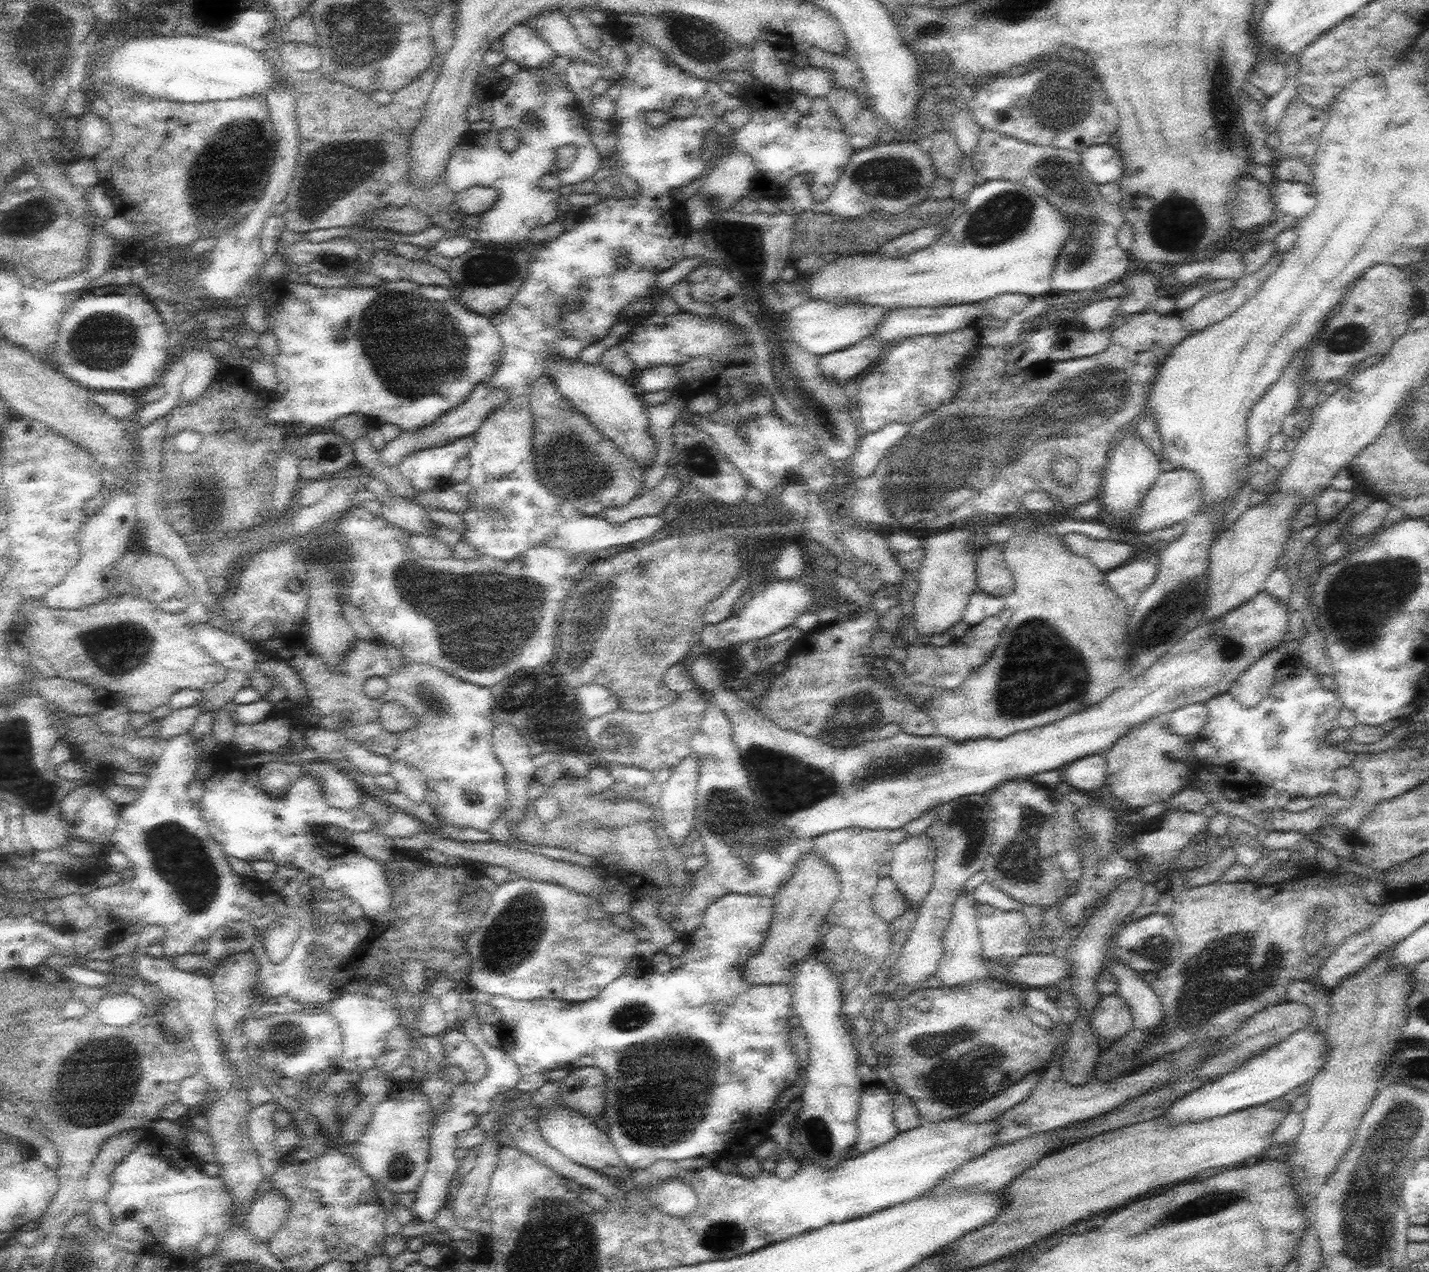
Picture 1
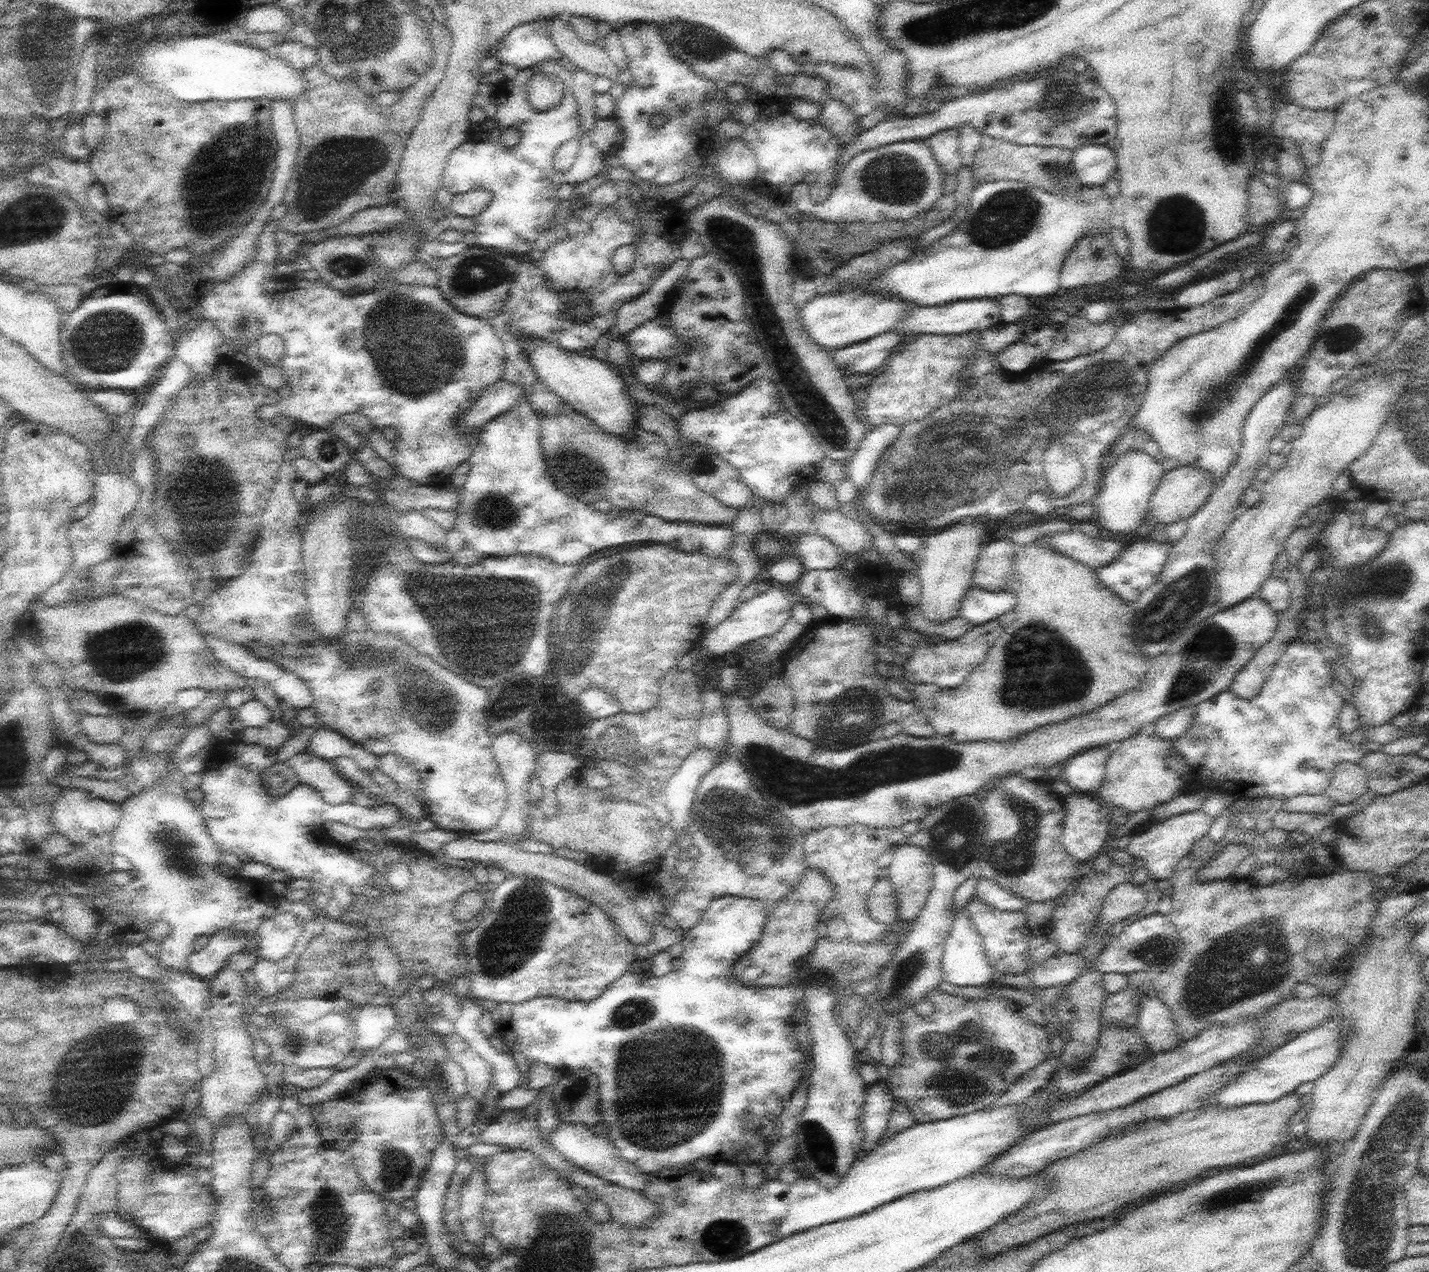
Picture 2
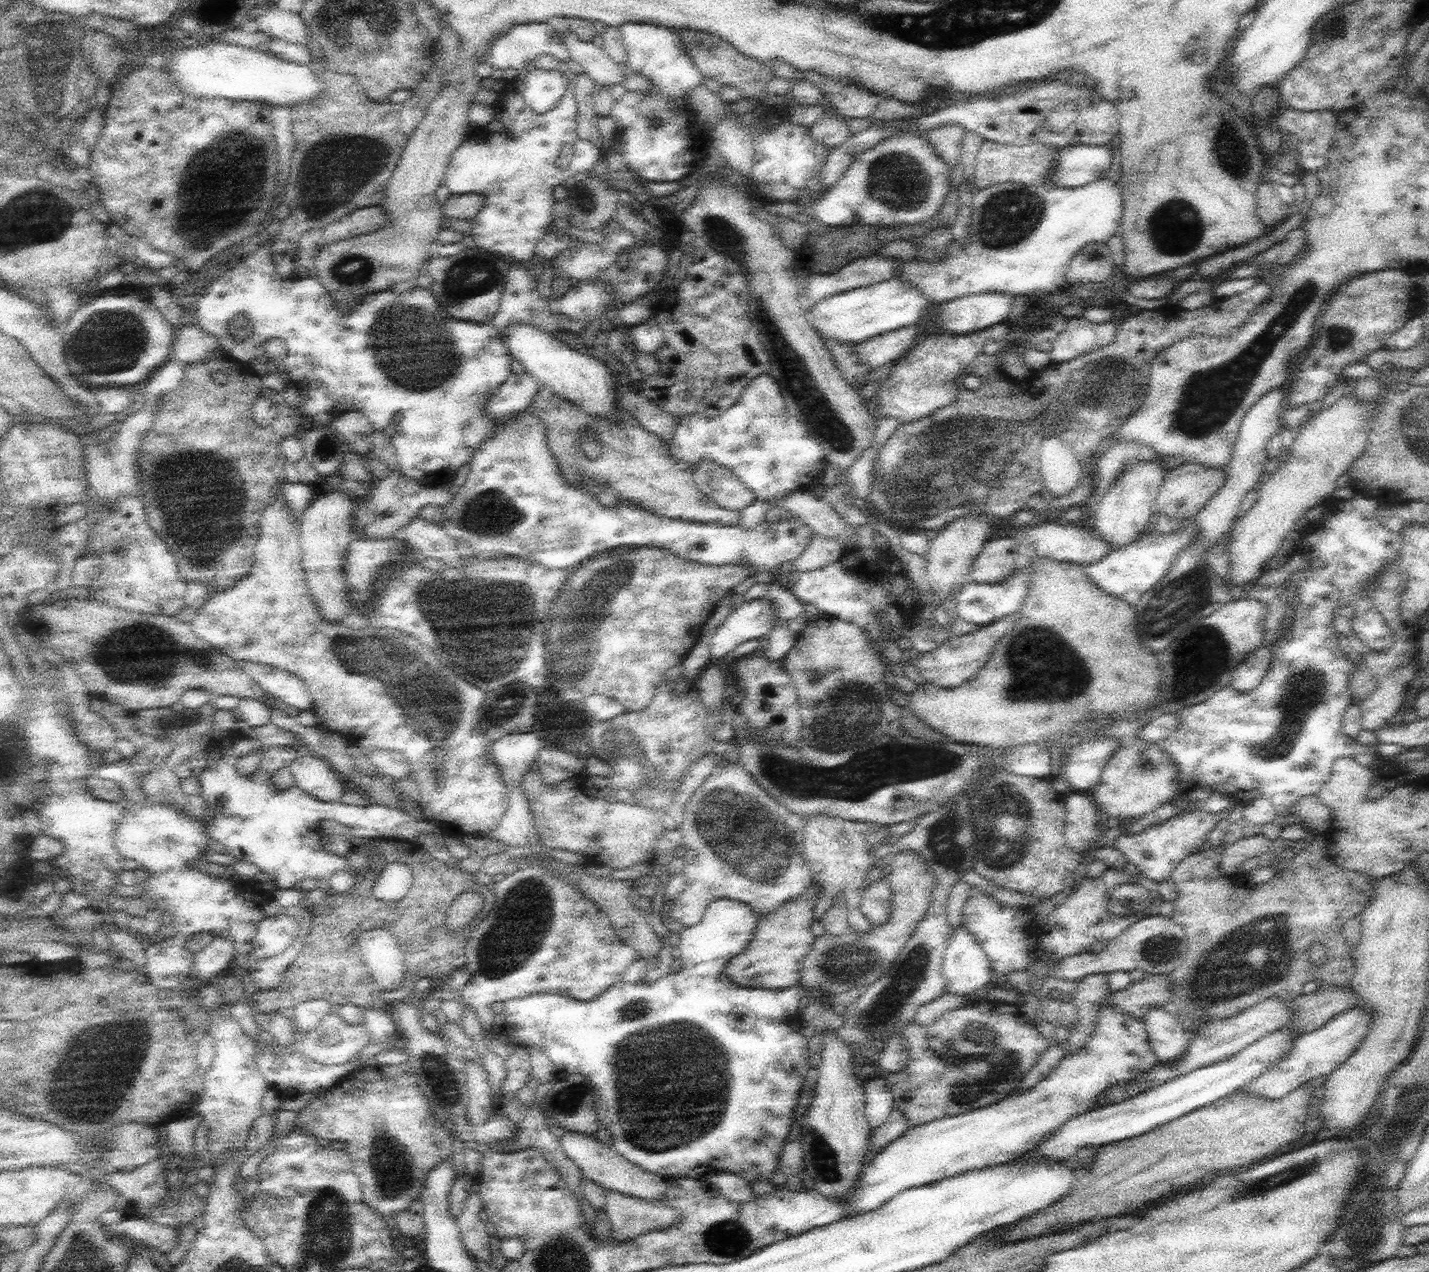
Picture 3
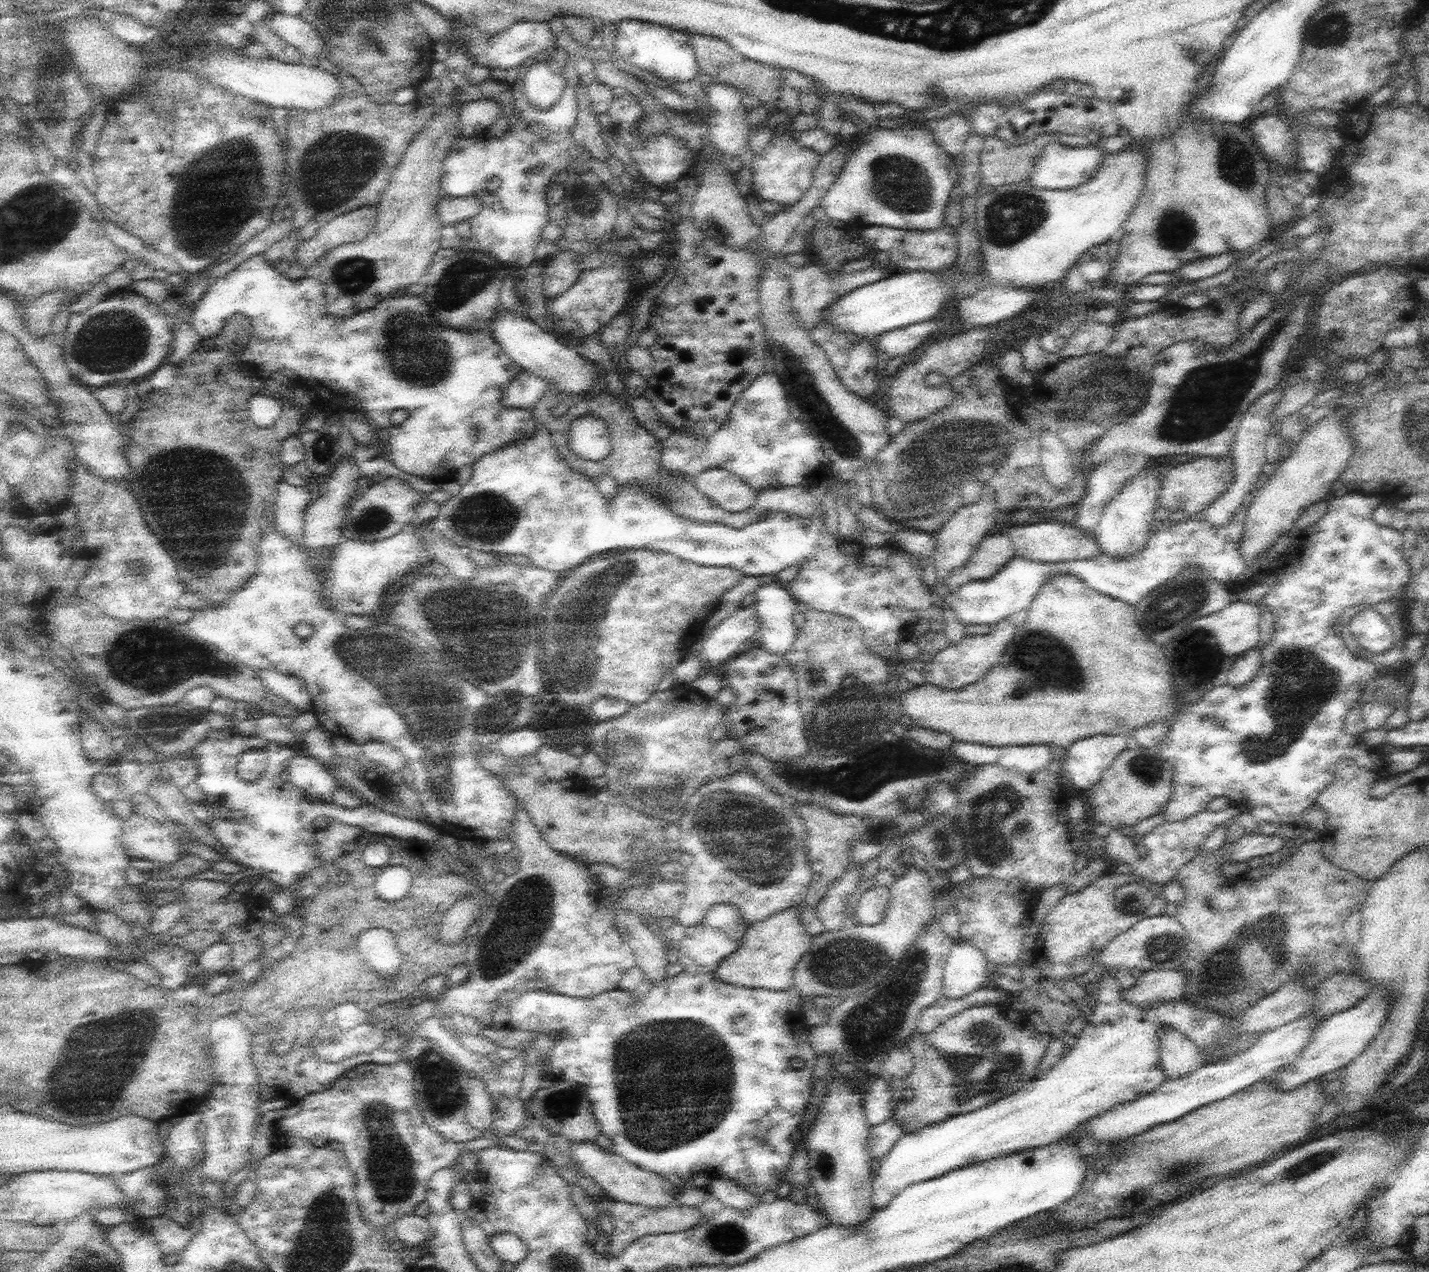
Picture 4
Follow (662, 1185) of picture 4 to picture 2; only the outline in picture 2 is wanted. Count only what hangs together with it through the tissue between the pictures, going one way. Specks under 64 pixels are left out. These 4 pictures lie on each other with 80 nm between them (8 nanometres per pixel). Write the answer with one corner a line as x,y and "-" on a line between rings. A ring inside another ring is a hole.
560,1122
558,1129
550,1133
553,1147
562,1153
570,1162
576,1166
588,1170
598,1178
603,1178
611,1184
635,1191
644,1190
650,1183
649,1174
642,1172
642,1169
634,1162
627,1161
617,1150
610,1137
599,1136
594,1129
588,1128
578,1122

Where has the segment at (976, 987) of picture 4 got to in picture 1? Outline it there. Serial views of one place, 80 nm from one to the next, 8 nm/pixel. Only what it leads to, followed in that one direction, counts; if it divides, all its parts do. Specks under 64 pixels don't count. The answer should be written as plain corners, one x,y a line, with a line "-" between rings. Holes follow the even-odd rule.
972,893
960,895
952,911
952,918
944,938
943,958
938,966
937,979
944,986
972,984
988,977
988,968
984,964
982,942
977,917
977,902

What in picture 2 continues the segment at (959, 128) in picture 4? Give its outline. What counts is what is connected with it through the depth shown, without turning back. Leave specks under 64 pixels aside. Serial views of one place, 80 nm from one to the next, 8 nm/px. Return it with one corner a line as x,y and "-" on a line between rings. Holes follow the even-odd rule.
949,128
933,134
930,138
932,152
944,174
954,174
963,166
959,128

